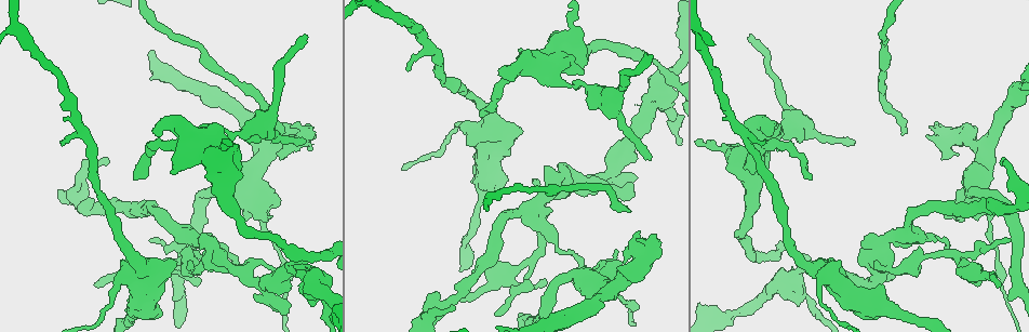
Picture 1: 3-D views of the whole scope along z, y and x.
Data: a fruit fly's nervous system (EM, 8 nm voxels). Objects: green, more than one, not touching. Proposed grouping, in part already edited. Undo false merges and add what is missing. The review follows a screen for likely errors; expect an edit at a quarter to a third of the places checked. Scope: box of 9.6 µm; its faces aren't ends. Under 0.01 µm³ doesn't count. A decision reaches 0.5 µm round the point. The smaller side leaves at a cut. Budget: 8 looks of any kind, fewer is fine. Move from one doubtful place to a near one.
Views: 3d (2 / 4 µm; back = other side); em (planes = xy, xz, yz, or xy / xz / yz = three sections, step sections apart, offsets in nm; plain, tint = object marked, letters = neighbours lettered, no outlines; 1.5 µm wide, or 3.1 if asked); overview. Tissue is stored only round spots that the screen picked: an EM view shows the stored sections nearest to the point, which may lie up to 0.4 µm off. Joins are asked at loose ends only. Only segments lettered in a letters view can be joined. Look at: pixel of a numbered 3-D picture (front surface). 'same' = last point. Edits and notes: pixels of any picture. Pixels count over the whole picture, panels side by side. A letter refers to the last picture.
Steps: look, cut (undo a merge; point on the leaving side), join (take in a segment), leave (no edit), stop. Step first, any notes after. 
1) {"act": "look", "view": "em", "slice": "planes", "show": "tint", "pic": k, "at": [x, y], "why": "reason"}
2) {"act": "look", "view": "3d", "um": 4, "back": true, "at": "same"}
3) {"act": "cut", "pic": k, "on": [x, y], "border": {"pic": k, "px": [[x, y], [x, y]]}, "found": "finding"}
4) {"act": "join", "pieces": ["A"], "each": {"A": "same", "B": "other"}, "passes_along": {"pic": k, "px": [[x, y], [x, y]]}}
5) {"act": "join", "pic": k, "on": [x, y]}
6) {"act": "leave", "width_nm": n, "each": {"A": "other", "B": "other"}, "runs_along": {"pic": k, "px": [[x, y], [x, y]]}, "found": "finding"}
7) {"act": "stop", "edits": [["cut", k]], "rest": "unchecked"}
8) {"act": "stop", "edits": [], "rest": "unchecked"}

{"act": "look", "view": "3d", "um": 4, "pic": 1, "at": [286, 312], "why": "branch stops here"}

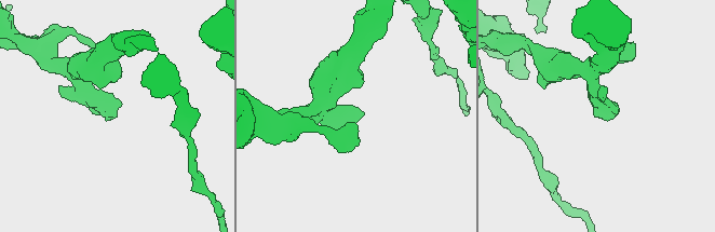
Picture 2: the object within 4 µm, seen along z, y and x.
{"act": "look", "view": "em", "slice": "planes", "show": "letters", "pic": 2, "at": [114, 116], "why": "need the tissue"}

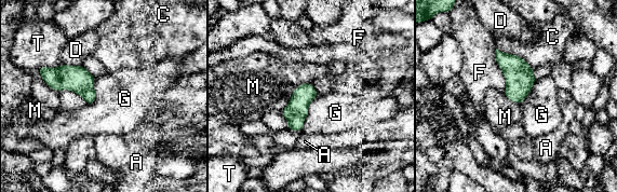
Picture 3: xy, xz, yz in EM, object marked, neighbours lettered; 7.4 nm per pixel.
{"act": "leave", "width_nm": 160, "each": {"A": "other", "C": "other", "D": "other", "F": "other", "G": "other", "M": "other", "T": "other"}, "border": {"pic": 3, "px": [[311, 83], [300, 83], [281, 110]]}, "found": "no lettered segment goes on from it"}

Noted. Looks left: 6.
{"act": "look", "view": "em", "slice": "planes", "show": "letters", "pic": 1, "at": [228, 134]}

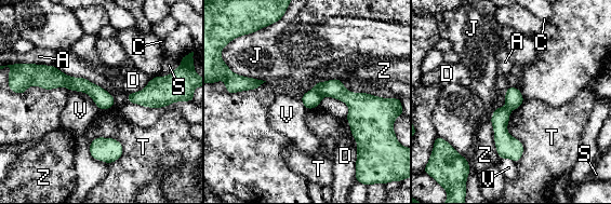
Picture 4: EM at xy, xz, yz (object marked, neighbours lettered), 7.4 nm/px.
{"act": "cut", "pic": 4, "on": [334, 87], "each": {"A": "other", "C": "other", "D": "other", "J": "other", "S": "other", "T": "other", "V": "other", "Z": "other"}, "border": {"pic": 4, "px": [[313, 90], [322, 96]]}, "found": "two cells meet here"}

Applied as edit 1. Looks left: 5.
{"act": "look", "view": "overview", "why": "see it whole again"}

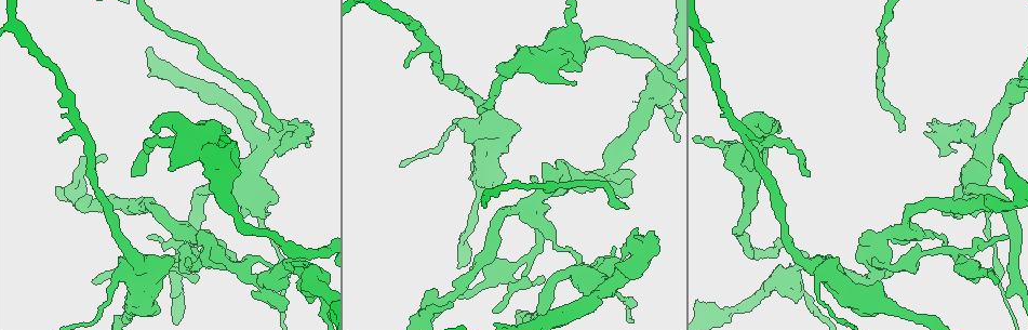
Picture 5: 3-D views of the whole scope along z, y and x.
{"act": "look", "view": "em", "slice": "planes", "show": "letters", "pic": 5, "at": [307, 255], "why": "narrows sharply"}

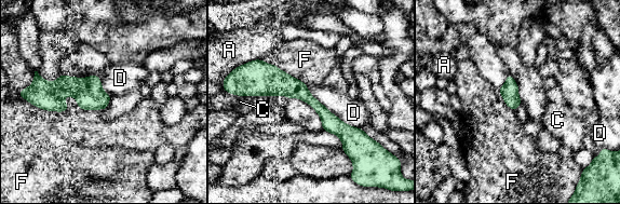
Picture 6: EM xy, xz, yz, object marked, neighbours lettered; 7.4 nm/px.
{"act": "leave", "each": {"A": "other", "C": "other", "D": "other", "F": "other"}, "runs_along": {"pic": 6, "px": [[248, 89], [297, 89], [363, 136]]}, "found": "continuous, no second cell"}

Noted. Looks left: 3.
{"act": "stop", "edits": [["cut", 4]], "rest": "unchecked"}

